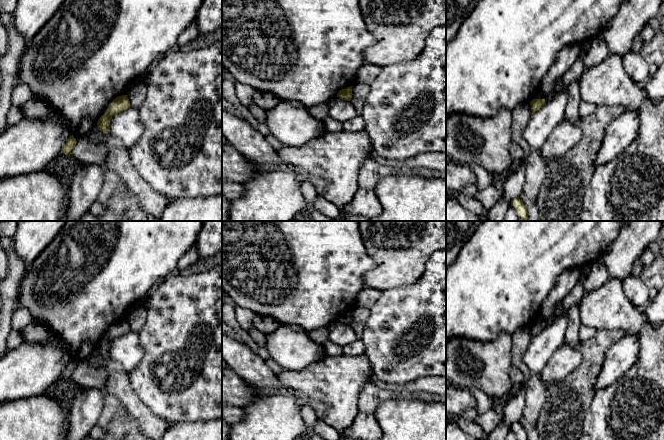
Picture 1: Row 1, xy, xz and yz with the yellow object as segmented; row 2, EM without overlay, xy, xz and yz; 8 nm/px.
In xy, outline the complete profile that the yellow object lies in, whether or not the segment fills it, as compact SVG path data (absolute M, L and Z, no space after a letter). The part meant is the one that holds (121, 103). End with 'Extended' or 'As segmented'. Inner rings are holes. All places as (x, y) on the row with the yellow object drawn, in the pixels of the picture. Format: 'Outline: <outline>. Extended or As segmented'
Outline: M127 95L116 97L107 107L105 113L99 118L97 126L99 131L110 133L110 119L114 114L127 110L131 107Z. As segmented

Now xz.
Outline: M350 86L340 90L337 94L337 97L339 97L342 100L350 101L352 98L352 87L353 86Z. As segmented

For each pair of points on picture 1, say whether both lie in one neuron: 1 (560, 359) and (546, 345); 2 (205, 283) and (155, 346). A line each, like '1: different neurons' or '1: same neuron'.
1: different neurons
2: same neuron

